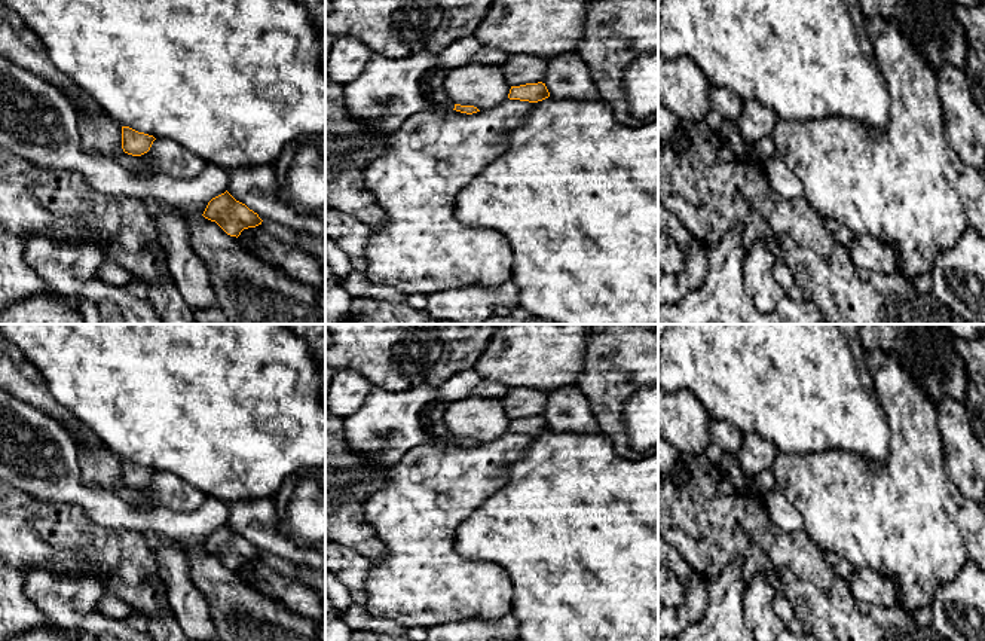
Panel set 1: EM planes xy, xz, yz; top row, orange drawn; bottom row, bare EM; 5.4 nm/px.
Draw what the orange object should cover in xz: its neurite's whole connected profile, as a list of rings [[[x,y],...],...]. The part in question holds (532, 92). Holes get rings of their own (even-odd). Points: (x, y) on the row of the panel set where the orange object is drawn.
[[[526,83],[520,86],[511,86],[508,98],[510,100],[520,100],[529,103],[538,103],[550,97],[550,92],[545,83]]]

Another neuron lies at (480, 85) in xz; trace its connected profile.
[[[469,64],[447,70],[444,89],[455,104],[487,110],[508,100],[508,85],[499,65]]]

